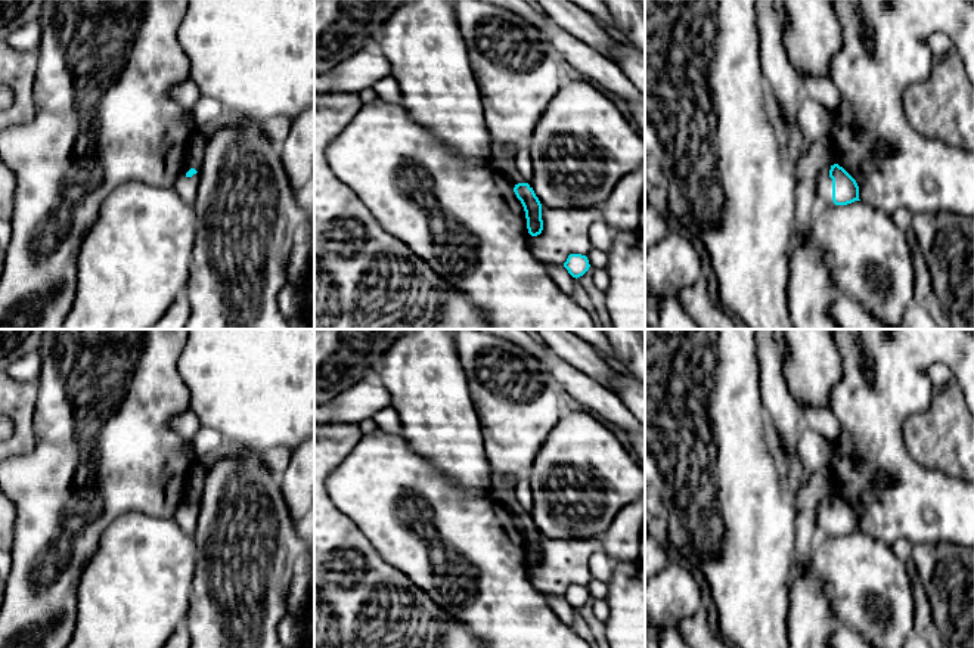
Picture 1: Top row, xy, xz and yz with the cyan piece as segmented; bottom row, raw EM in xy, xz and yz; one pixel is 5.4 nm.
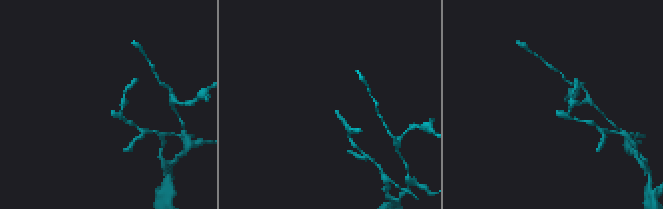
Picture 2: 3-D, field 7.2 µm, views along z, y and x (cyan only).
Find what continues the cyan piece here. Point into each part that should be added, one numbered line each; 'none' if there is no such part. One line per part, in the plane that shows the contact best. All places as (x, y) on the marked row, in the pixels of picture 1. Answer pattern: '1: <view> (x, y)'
none

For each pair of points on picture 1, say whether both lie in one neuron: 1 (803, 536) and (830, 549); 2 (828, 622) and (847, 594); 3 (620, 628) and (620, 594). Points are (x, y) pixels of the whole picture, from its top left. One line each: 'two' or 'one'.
1: two
2: two
3: one

